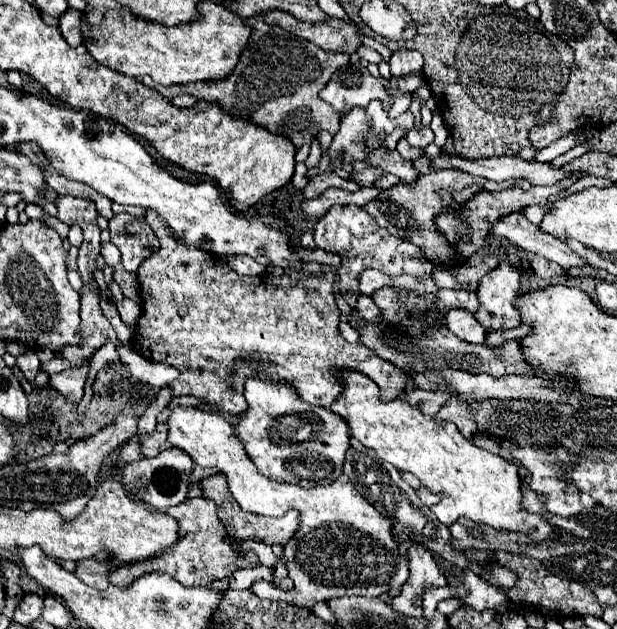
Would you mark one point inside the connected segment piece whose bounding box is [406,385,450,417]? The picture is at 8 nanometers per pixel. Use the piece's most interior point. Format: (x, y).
(429, 403)

